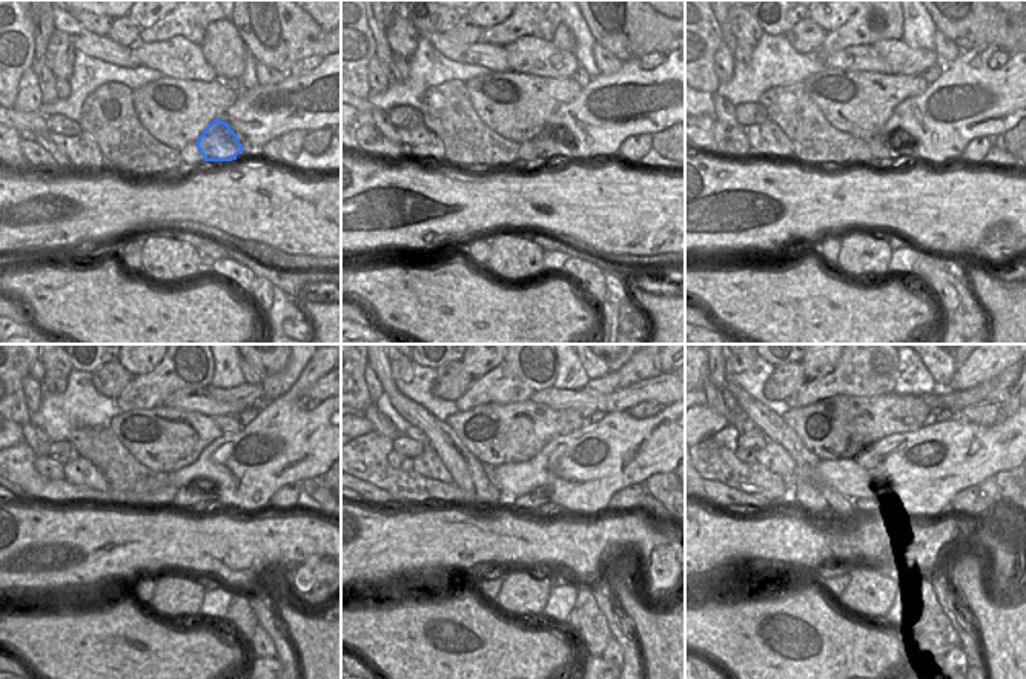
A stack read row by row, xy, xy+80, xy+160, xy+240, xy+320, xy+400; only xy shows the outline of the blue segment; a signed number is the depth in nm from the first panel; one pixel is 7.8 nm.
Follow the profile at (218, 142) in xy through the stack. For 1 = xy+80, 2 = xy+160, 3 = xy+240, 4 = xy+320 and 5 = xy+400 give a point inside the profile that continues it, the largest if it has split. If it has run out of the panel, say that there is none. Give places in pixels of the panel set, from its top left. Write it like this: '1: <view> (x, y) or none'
1: xy+80 (549, 145)
2: xy+160 (883, 148)
3: xy+240 (188, 498)
4: xy+320 (532, 501)
5: xy+400 (871, 510)

